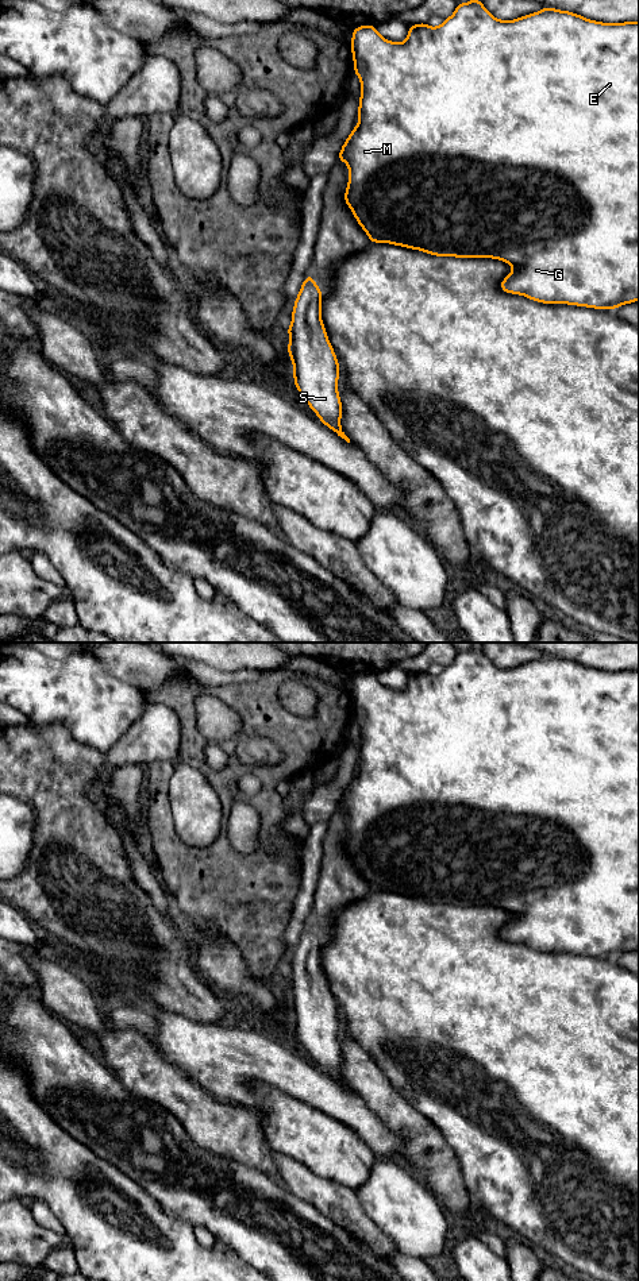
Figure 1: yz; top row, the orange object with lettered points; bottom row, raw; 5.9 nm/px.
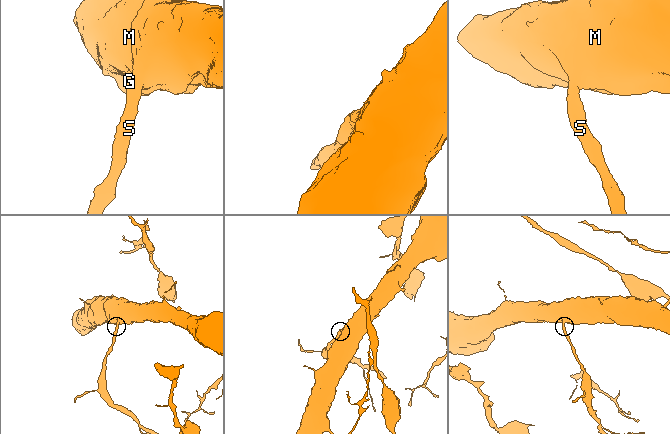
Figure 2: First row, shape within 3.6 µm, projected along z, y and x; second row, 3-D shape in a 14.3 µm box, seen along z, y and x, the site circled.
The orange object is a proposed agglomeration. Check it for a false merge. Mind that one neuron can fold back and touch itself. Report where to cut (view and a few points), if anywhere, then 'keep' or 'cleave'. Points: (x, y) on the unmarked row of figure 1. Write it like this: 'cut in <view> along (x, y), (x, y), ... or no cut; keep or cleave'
no cut; keep

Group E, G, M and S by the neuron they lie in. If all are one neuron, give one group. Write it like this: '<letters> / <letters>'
E G M S

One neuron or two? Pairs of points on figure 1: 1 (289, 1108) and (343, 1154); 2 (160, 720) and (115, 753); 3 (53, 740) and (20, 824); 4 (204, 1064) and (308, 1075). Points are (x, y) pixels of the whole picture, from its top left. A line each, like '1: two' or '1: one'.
1: one
2: one
3: two
4: one

